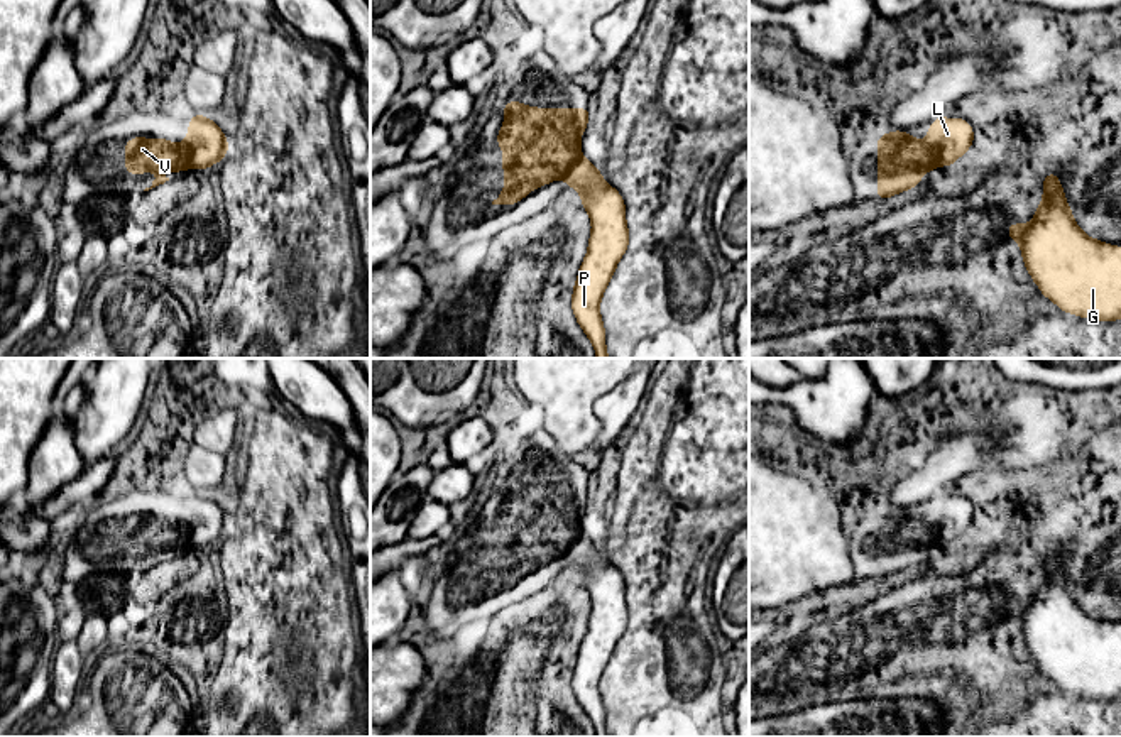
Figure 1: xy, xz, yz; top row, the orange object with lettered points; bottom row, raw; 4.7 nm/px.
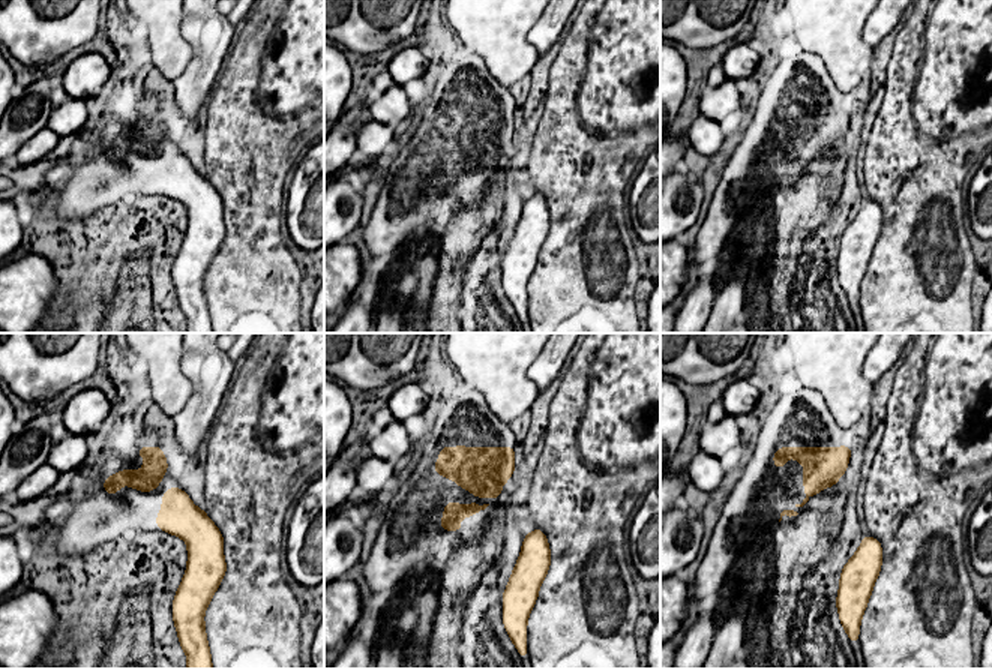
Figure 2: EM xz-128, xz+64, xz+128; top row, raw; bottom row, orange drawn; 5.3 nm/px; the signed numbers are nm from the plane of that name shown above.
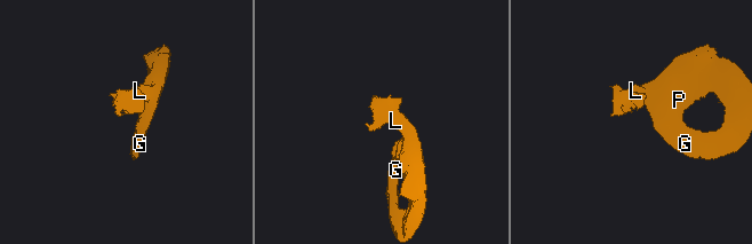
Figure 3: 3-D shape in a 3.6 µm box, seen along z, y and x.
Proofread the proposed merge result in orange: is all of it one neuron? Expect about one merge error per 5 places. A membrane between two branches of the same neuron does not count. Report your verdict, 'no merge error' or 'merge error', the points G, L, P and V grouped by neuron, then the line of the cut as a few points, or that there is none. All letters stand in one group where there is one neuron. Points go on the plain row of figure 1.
no merge error; G L P V; no cut

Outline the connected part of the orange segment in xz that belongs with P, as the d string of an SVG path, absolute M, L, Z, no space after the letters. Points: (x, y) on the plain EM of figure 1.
M507 480L504 490L497 522L504 529L506 565L492 583L514 583L534 566L560 556L580 571L592 614L573 664L571 688L597 737L609 737L599 683L627 629L629 609L622 575L580 531L588 487L533 487Z

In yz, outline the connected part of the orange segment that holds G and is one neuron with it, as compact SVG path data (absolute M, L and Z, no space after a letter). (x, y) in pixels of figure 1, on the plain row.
M1057 553L1045 554L1035 597L1026 603L1011 602L1006 612L1021 624L1025 646L1042 673L1062 690L1089 698L1121 696L1121 627L1087 615L1075 603Z

